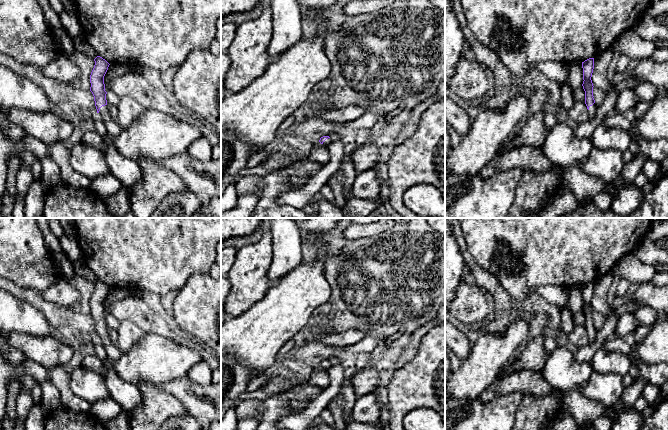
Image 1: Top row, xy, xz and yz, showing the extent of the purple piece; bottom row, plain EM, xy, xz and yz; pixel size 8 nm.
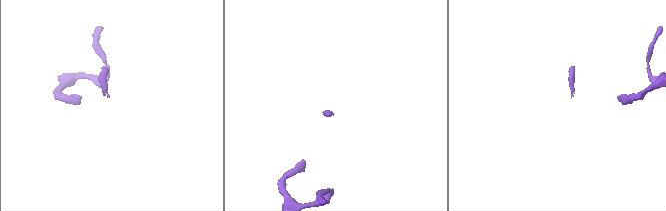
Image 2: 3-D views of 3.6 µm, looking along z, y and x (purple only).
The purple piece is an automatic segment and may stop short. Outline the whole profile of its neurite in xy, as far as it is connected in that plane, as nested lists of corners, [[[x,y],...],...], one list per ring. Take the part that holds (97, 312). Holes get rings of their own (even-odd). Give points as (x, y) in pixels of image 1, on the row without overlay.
[[[97,280],[94,285],[95,289],[90,299],[90,315],[94,320],[97,337],[105,347],[106,357],[110,360],[117,360],[123,352],[109,338],[104,308],[104,300],[110,288],[100,280]]]

